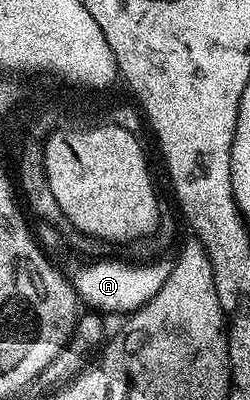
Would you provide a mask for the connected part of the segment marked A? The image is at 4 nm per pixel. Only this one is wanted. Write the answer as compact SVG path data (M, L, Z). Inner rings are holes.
M43 222L37 223L37 225L34 228L34 235L40 247L50 250L50 252L52 248L51 255L53 257L61 256L64 259L62 271L76 291L79 303L81 305L88 304L84 306L93 312L101 314L136 312L143 304L148 304L150 298L154 298L154 294L158 294L158 290L162 290L166 278L170 278L173 261L171 259L164 260L168 258L157 258L151 262L125 262L123 259L117 258L117 260L96 260L93 264L83 264L78 257L72 256L60 230Z

